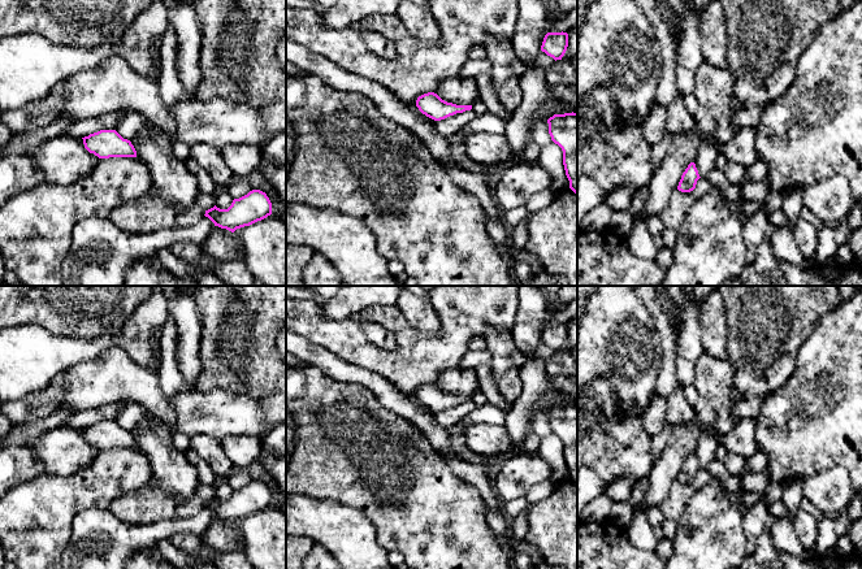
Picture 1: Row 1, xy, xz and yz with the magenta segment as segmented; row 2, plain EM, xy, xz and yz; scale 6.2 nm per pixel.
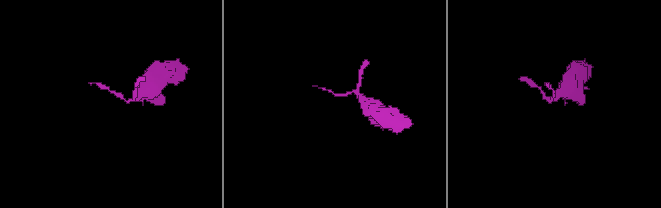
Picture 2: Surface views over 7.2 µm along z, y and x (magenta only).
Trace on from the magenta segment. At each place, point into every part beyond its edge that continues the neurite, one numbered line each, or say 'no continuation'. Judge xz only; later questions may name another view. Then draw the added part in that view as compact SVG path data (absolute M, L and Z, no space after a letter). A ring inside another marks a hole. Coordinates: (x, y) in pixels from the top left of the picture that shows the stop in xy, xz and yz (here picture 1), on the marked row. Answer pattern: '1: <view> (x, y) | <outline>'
no continuation

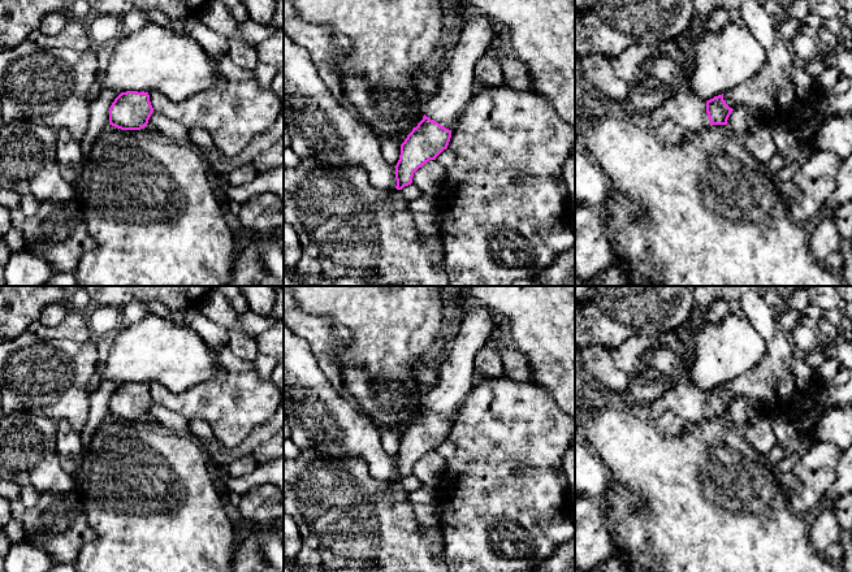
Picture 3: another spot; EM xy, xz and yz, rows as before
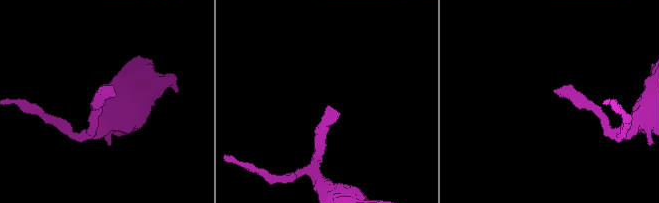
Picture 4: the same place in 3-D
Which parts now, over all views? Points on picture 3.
1: xz (457, 83) | M476 13L464 25L445 68L436 74L438 91L424 101L424 114L449 130L454 130L479 86L473 77L476 61L492 46L498 29L494 22Z

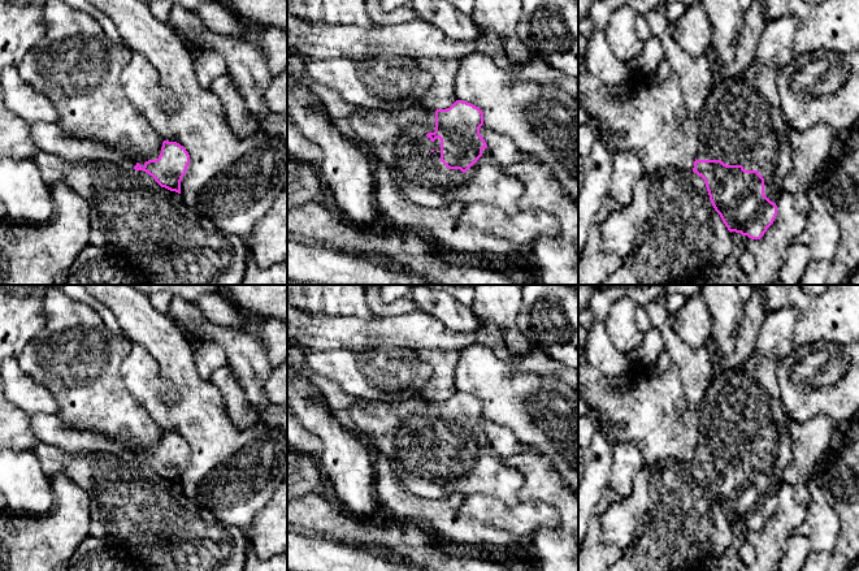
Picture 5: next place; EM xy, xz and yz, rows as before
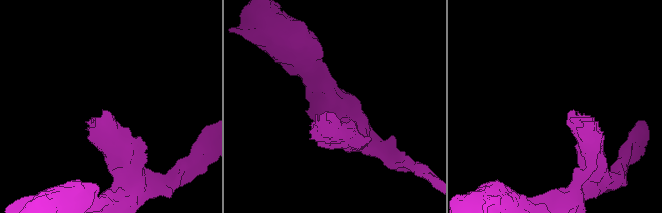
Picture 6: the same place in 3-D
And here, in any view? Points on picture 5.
1: xz (398, 138) | M420 105L392 111L360 109L348 122L359 143L389 166L389 176L409 200L429 208L464 203L489 204L508 215L520 211L525 186L517 177L503 172L489 148L482 150L482 156L465 173L448 169L441 161L441 139L431 142L426 137L428 133L435 131L435 111Z

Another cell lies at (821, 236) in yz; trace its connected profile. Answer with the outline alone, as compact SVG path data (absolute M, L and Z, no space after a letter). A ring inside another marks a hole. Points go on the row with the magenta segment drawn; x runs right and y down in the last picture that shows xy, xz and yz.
M814 189L807 193L807 196L810 200L807 225L795 237L794 243L806 246L812 260L833 261L841 242L841 228Z

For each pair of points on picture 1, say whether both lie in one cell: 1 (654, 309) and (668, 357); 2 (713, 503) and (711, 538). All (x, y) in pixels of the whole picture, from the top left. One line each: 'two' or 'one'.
1: one
2: one

